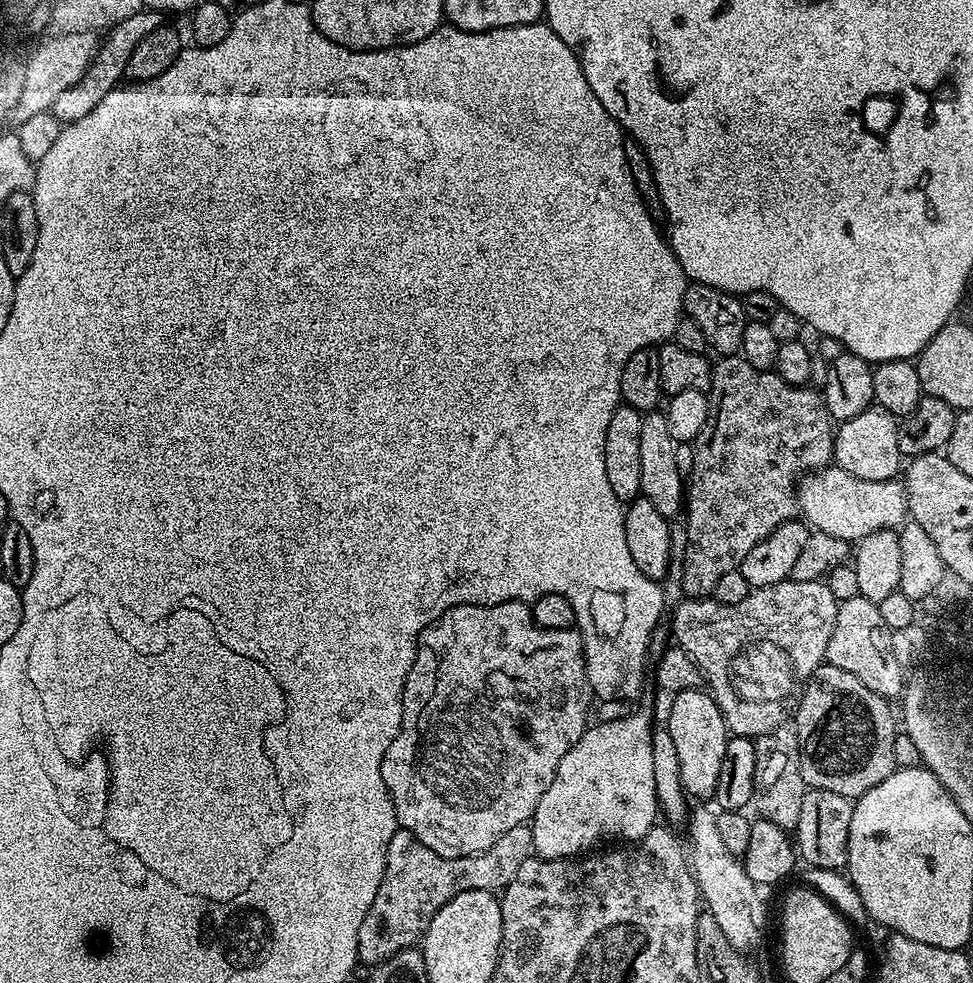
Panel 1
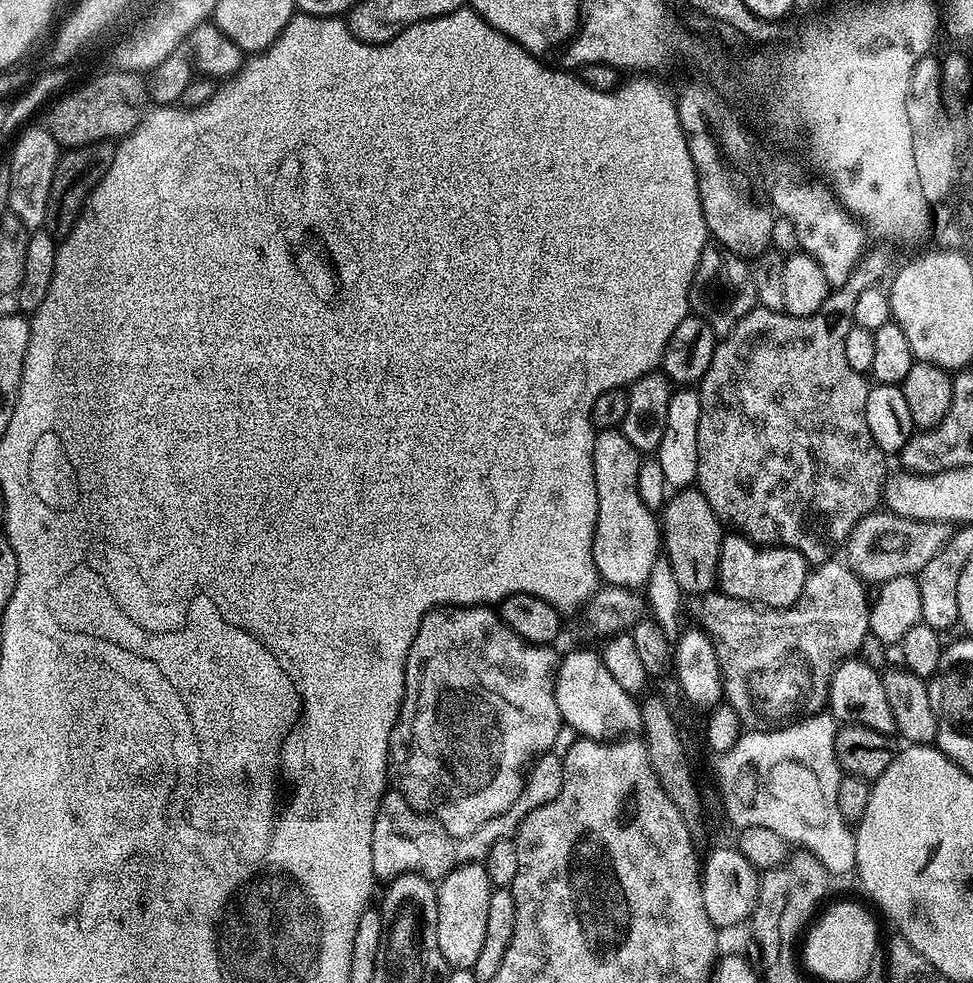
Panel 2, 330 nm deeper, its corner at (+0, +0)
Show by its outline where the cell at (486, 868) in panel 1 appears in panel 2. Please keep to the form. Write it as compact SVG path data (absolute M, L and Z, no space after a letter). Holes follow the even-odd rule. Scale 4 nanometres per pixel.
M551 751L544 753L543 756L536 757L526 773L526 779L522 786L522 794L518 794L518 799L515 800L514 806L510 806L510 810L498 814L498 818L490 818L490 822L478 826L478 830L474 830L474 834L466 834L465 836L451 836L437 820L432 819L431 816L425 816L424 813L418 810L414 810L410 806L410 802L406 802L406 798L401 792L395 790L385 791L382 802L378 806L378 814L374 818L374 834L370 842L373 877L377 881L384 880L383 882L391 882L398 876L405 876L406 873L413 872L419 876L426 876L429 880L436 882L444 877L447 872L452 872L455 868L460 867L461 864L475 864L487 861L487 856L503 840L511 841L515 837L516 831L520 829L522 822L526 818L526 814L534 814L534 810L538 810L538 806L546 806L546 802L558 798L563 785L563 756L559 756L557 752Z

